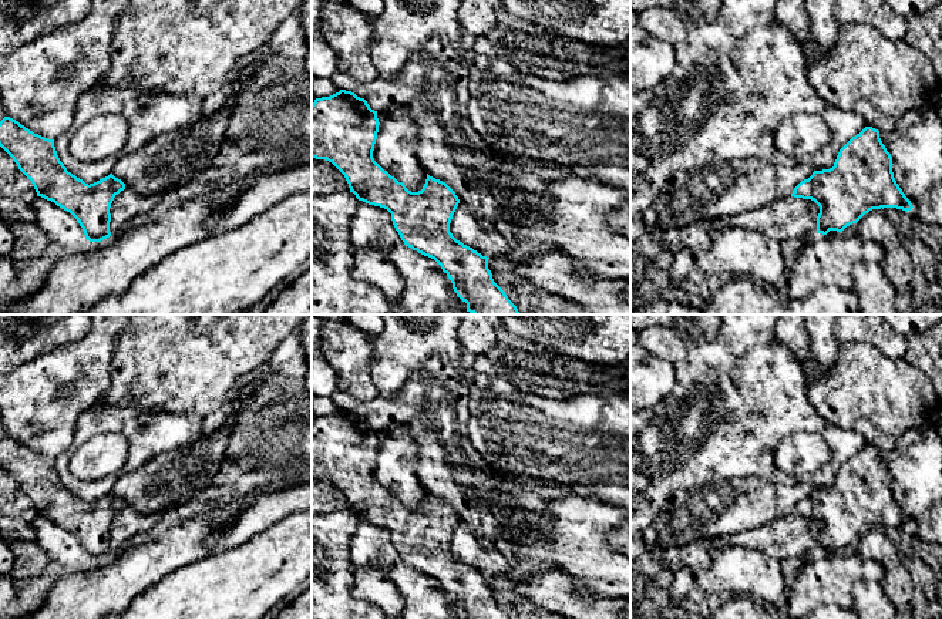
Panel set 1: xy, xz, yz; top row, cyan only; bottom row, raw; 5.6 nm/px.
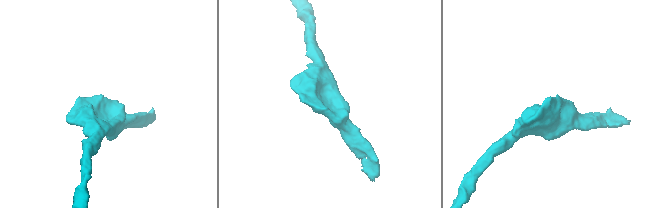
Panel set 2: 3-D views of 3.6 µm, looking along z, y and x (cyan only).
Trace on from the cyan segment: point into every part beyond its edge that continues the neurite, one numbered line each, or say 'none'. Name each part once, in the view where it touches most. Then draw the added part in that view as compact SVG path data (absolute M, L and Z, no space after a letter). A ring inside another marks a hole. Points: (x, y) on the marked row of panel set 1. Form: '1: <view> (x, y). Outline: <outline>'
none

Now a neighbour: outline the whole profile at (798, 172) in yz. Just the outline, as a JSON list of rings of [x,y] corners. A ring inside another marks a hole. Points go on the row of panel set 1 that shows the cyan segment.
[[[760,158],[713,162],[700,169],[674,174],[640,219],[650,232],[659,229],[674,235],[700,221],[726,219],[787,199],[813,172],[814,169],[804,161],[791,161],[788,165],[777,165]]]

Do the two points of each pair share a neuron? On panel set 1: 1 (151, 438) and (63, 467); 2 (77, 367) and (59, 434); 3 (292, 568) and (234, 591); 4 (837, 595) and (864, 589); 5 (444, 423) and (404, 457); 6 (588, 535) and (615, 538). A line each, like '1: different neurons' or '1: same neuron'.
1: same neuron
2: same neuron
3: same neuron
4: different neurons
5: different neurons
6: different neurons

